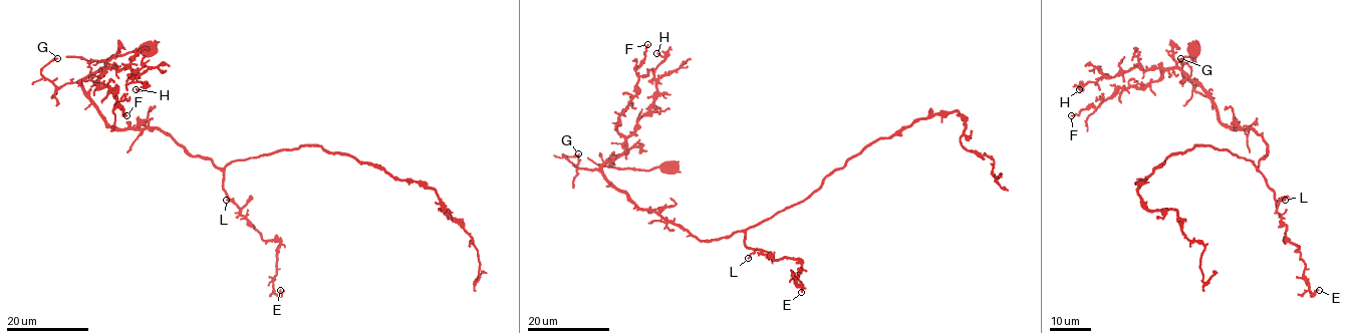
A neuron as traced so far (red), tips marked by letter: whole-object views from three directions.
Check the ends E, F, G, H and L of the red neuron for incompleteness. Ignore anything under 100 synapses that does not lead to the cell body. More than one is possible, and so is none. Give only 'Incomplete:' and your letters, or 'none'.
Incomplete: none

